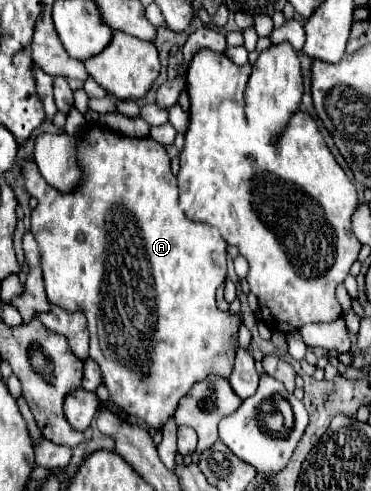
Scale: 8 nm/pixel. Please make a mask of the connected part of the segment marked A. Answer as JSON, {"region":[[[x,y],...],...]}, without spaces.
{"region":[[[98,123],[89,124],[79,142],[77,158],[85,172],[85,182],[79,188],[75,188],[71,194],[61,194],[55,188],[51,188],[43,180],[43,176],[37,172],[37,166],[33,162],[27,162],[23,166],[25,186],[29,194],[35,196],[39,202],[39,206],[31,212],[31,232],[41,248],[41,268],[43,268],[47,298],[51,304],[67,312],[83,312],[87,316],[87,324],[91,332],[91,358],[99,364],[103,372],[105,386],[111,392],[111,402],[115,402],[125,414],[143,418],[149,428],[161,430],[165,422],[175,414],[179,400],[191,392],[195,382],[209,376],[229,378],[233,370],[233,360],[235,360],[235,350],[237,350],[237,330],[243,324],[243,318],[241,318],[241,312],[239,314],[223,312],[215,304],[215,292],[223,284],[225,274],[227,274],[227,252],[225,252],[227,242],[219,234],[217,226],[211,226],[205,222],[193,222],[181,212],[177,178],[171,172],[171,158],[167,156],[165,148],[153,138],[129,138]]]}

